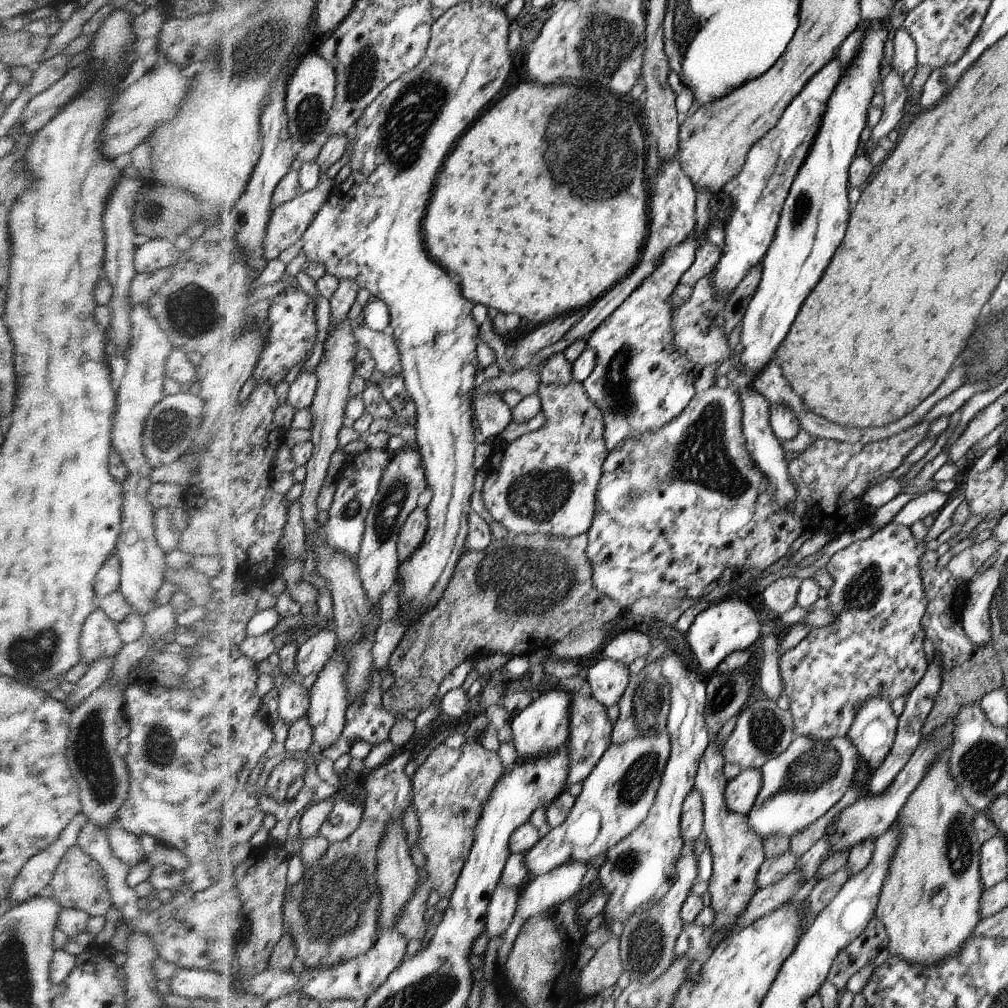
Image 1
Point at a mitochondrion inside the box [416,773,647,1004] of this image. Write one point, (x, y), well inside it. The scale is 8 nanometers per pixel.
(629, 860)

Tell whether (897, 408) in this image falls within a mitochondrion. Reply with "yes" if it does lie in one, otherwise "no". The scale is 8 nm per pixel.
no

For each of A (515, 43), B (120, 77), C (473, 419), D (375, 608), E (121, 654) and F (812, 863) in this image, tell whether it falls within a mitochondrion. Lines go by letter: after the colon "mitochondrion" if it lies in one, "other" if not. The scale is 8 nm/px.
A: other
B: other
C: other
D: other
E: other
F: other

